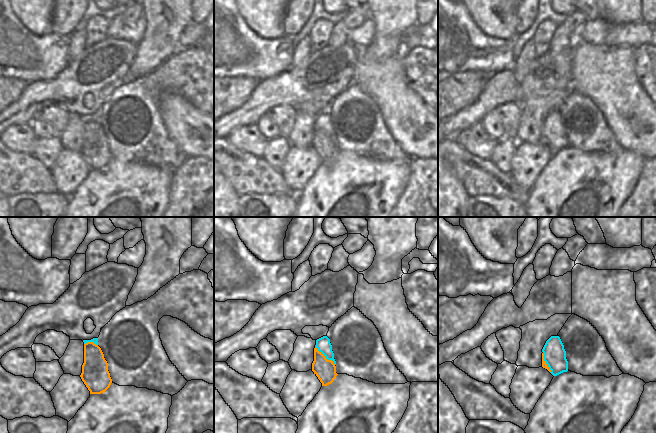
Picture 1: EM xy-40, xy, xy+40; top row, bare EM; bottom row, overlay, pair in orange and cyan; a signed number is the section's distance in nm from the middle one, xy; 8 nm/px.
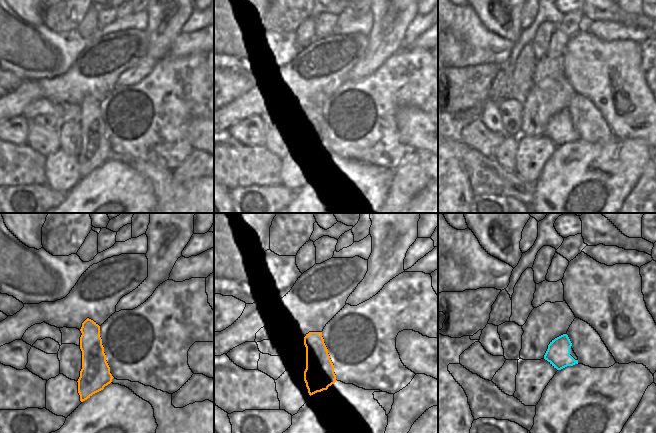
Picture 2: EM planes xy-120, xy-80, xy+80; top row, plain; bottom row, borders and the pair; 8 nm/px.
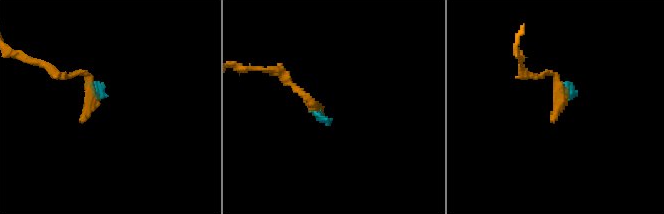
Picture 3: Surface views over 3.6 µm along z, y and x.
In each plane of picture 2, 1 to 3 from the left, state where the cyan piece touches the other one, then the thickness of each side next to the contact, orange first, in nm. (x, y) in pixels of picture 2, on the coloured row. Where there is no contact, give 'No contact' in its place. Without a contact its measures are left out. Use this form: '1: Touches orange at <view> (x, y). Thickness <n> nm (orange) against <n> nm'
1: No contact
2: No contact
3: No contact

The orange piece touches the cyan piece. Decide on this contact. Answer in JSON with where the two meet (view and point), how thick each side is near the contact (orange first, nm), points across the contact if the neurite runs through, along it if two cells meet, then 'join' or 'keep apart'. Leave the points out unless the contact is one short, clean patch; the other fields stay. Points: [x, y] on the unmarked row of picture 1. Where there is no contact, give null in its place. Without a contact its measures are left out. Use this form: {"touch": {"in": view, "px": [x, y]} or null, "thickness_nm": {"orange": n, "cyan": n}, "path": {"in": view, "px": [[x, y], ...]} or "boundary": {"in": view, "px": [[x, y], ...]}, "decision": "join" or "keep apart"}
{"touch": {"in": "xy", "px": [325, 133]}, "thickness_nm": {"orange": 170, "cyan": 120}, "boundary": {"in": "xy", "px": [[315, 123], [335, 140]]}, "decision": "keep apart"}

